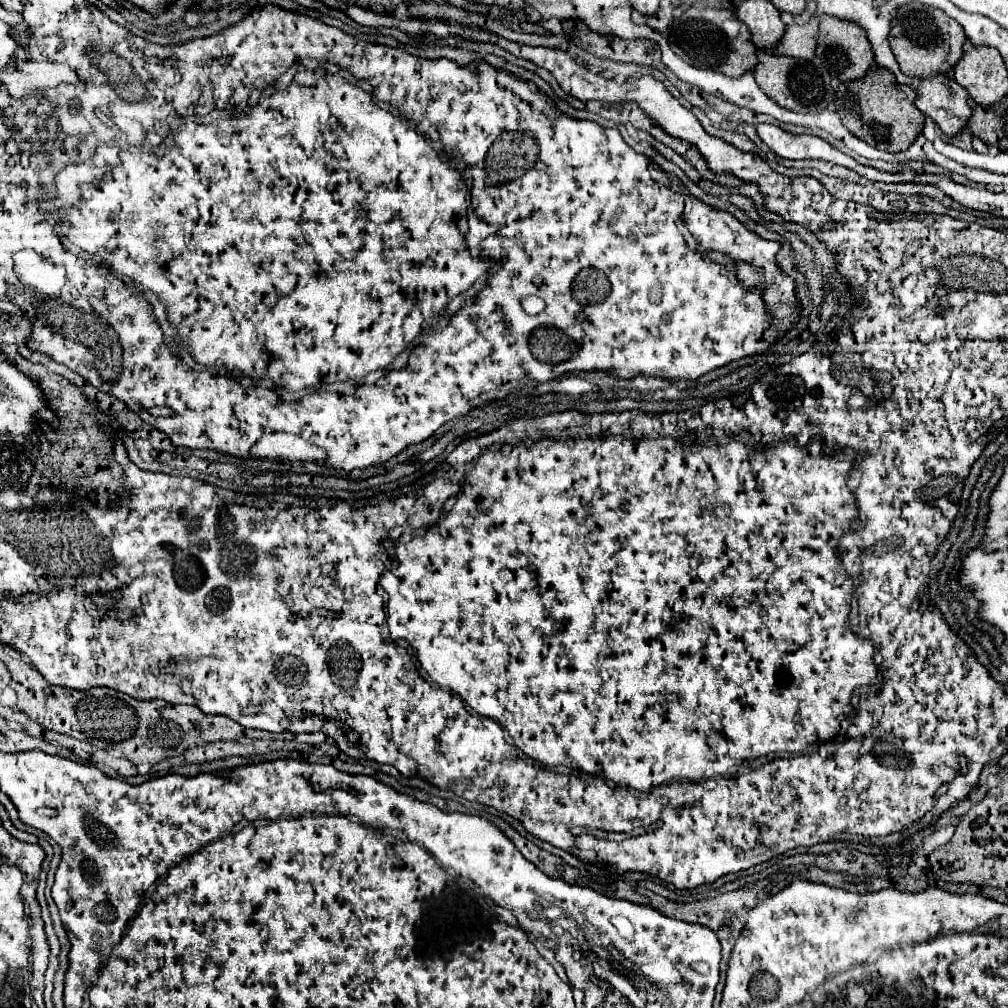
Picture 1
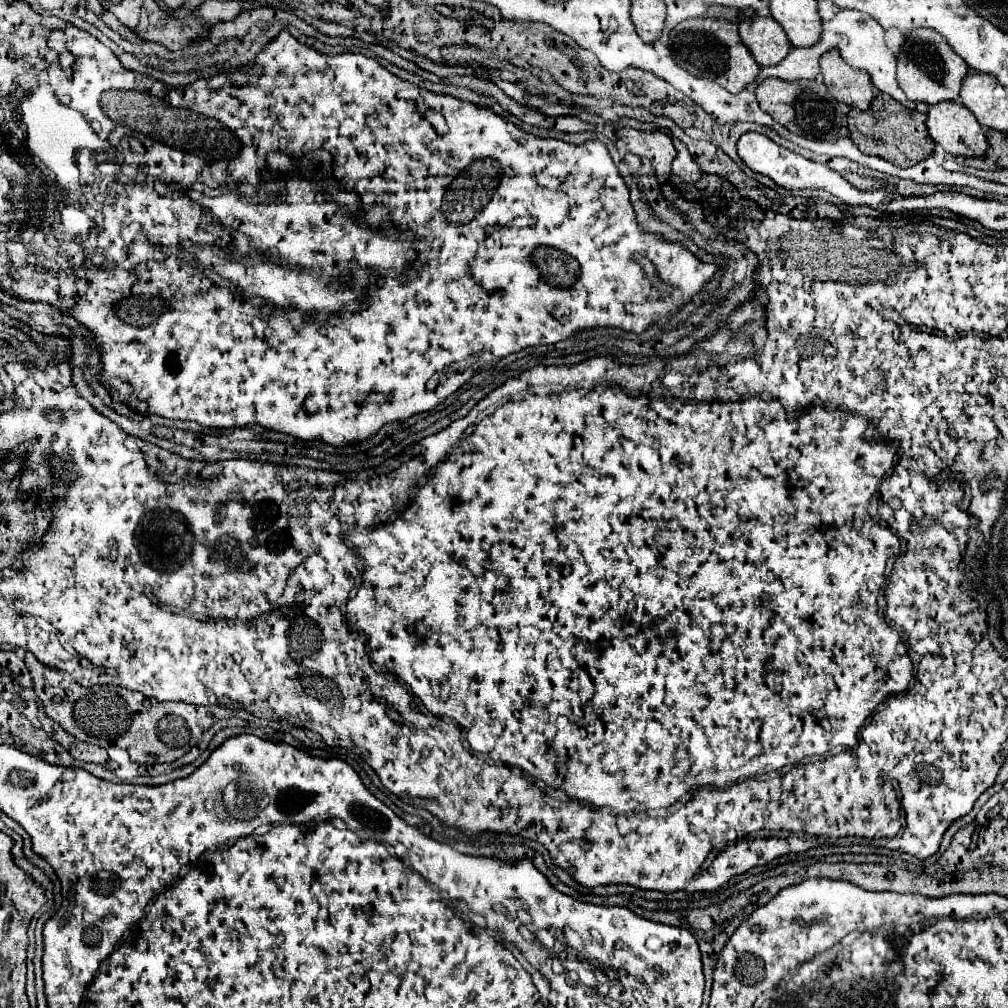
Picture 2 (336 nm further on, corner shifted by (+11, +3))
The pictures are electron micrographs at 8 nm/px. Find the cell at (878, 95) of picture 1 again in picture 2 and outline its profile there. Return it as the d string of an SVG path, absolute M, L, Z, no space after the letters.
M879 93L867 111L859 109L849 111L847 129L849 129L849 139L865 155L877 155L891 161L893 165L911 167L933 153L935 143L929 137L925 119L927 119L925 113L919 113L917 109L907 109L903 103L895 101L893 97Z

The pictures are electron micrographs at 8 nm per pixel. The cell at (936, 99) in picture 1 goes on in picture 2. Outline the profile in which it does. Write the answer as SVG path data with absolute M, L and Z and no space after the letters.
M957 101L931 105L927 111L927 129L933 141L951 155L983 157L987 151L985 129L975 121L973 113Z

